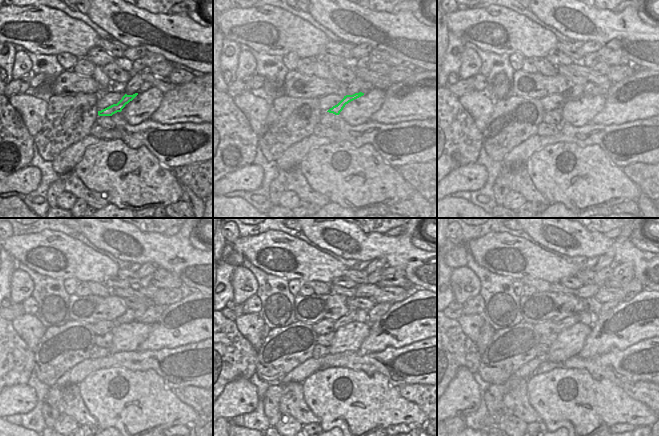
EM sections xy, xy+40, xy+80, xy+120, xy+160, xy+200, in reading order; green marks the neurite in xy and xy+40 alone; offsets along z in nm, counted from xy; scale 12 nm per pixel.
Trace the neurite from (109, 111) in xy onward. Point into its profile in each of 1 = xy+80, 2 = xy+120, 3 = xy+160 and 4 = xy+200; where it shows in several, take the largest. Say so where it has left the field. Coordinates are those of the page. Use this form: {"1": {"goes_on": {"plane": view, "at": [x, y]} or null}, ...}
{"1": {"goes_on": {"plane": "xy+80", "at": [597, 90]}}, "2": {"goes_on": {"plane": "xy+120", "at": [153, 312]}}, "3": {"goes_on": {"plane": "xy+160", "at": [379, 309]}}, "4": {"goes_on": {"plane": "xy+200", "at": [608, 307]}}}

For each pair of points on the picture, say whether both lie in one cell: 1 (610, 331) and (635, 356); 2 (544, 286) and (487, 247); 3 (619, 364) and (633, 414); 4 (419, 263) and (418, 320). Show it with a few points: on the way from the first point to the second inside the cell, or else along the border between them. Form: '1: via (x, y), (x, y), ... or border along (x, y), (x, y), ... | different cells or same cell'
1: border along (648, 338), (624, 348), (611, 348), (604, 353) | different cells
2: border along (516, 279), (539, 278), (549, 284) | different cells
3: border along (598, 380), (609, 379), (621, 387) | different cells
4: border along (420, 288), (426, 290) | different cells

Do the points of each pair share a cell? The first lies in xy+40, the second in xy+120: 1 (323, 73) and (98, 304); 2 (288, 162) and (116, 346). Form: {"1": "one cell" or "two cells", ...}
{"1": "two cells", "2": "two cells"}

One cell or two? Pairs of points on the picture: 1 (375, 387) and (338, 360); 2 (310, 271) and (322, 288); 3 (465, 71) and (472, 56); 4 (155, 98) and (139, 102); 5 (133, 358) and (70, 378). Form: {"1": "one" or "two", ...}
{"1": "two", "2": "two", "3": "one", "4": "one", "5": "one"}

